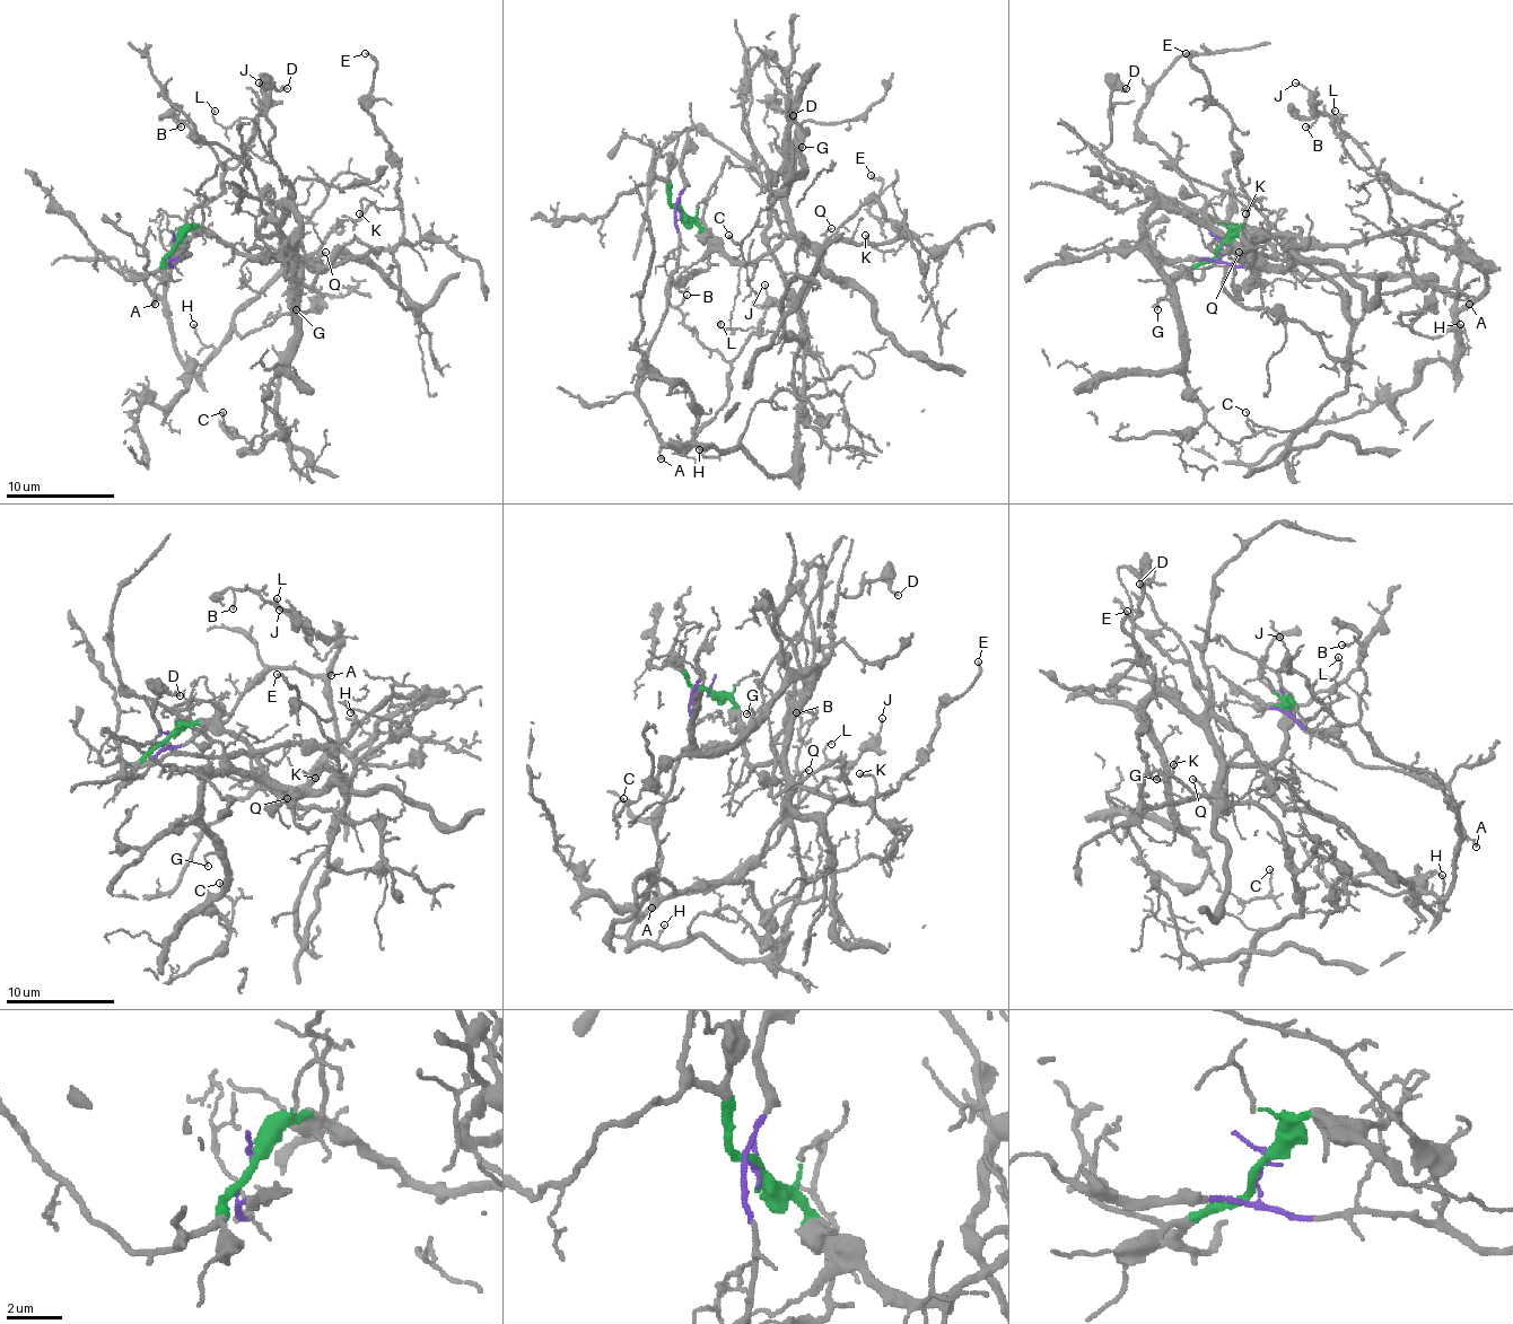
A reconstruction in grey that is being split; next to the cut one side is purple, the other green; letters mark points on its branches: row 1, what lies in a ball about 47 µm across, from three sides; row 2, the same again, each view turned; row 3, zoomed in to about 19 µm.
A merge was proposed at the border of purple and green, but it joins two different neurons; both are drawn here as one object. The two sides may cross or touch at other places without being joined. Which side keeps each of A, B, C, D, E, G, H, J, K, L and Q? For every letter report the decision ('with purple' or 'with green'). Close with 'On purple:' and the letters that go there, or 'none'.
A: with purple
B: with purple
C: with green
D: with green
E: with green
G: with green
H: with purple
J: with purple
K: with green
L: with purple
Q: with green
On purple: A, B, H, J, L

